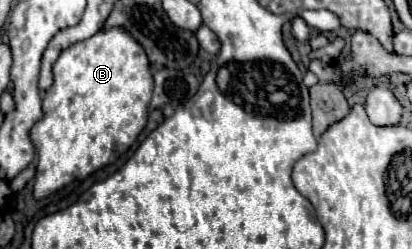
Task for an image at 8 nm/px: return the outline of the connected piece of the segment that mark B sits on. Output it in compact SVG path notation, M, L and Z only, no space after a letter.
M110 28L100 30L88 40L76 42L70 48L66 48L60 58L54 64L54 84L44 96L42 108L44 118L36 122L30 130L30 138L36 146L36 184L34 184L34 196L46 198L48 194L60 190L62 186L84 180L92 172L112 164L118 160L120 154L124 154L142 128L148 122L148 104L152 98L152 70L150 60L142 48L142 44L124 28Z

